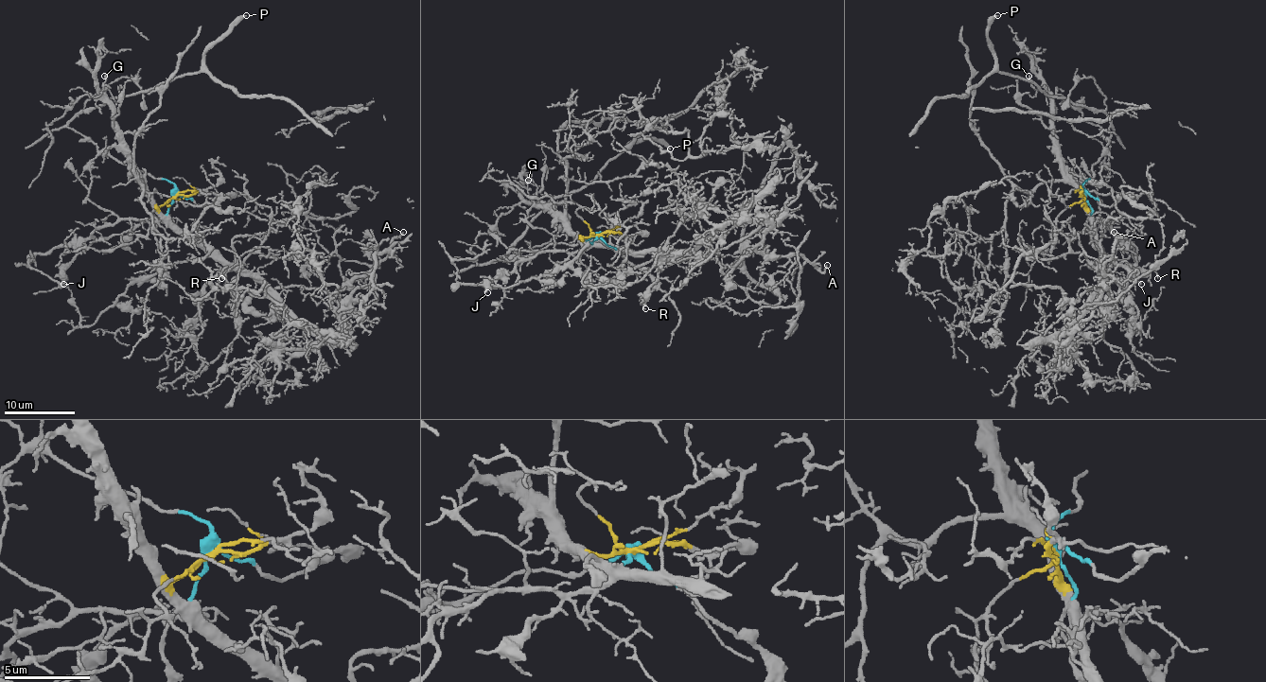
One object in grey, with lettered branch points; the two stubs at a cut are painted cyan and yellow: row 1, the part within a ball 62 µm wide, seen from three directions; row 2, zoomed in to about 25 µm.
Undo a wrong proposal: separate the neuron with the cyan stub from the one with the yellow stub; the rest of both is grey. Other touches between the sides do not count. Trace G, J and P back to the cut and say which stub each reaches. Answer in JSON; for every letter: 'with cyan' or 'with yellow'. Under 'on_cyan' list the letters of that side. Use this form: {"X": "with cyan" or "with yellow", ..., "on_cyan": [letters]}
{"G": "with yellow", "J": "with yellow", "P": "with cyan", "on_cyan": ["P"]}

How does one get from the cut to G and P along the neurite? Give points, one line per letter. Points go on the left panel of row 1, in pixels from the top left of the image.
G: (174, 195), (158, 207), (145, 179), (133, 168), (123, 133), (113, 119), (113, 103), (104, 89), (104, 75)
P: (174, 195), (170, 183), (100, 152), (69, 122), (111, 97), (197, 73), (202, 68), (202, 56), (246, 15)

